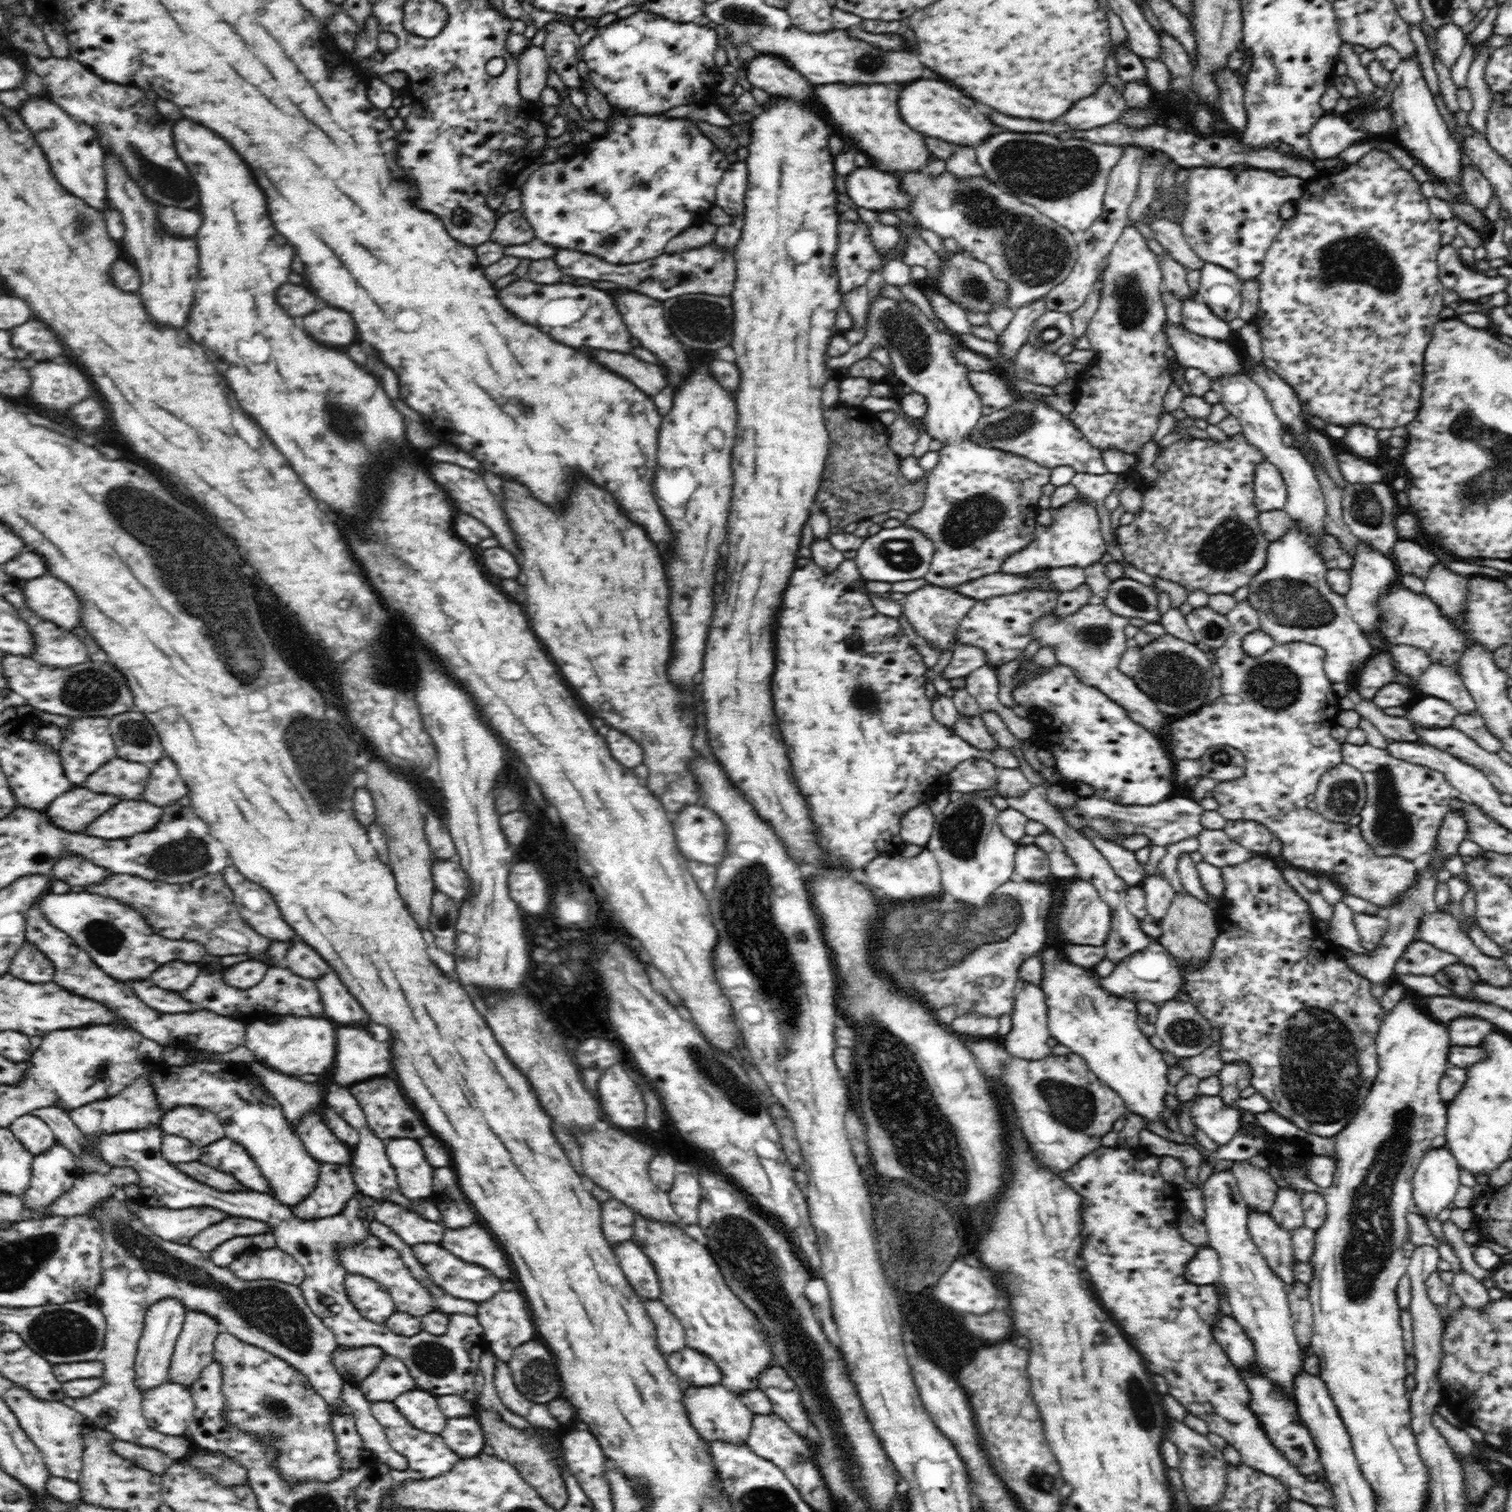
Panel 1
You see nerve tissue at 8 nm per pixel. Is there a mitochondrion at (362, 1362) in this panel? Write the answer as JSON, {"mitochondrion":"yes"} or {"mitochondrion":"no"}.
{"mitochondrion":"no"}

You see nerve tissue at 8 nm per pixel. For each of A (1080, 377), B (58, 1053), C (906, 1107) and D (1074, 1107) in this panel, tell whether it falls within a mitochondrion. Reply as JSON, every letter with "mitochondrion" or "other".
{"A":"other","B":"mitochondrion","C":"mitochondrion","D":"mitochondrion"}

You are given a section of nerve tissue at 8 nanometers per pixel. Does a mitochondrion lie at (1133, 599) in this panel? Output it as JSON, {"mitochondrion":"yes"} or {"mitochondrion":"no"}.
{"mitochondrion":"yes"}

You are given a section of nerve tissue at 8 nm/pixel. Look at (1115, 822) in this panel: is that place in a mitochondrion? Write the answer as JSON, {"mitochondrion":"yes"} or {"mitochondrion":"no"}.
{"mitochondrion":"yes"}

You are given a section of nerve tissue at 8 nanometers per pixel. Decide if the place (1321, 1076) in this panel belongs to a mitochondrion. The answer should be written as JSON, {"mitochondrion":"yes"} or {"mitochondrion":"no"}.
{"mitochondrion":"yes"}

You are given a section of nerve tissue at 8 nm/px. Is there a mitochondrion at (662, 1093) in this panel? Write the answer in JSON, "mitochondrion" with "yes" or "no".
{"mitochondrion":"no"}

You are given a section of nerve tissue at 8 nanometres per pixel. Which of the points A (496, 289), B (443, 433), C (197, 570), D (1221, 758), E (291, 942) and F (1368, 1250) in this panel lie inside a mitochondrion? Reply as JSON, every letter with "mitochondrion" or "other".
{"A":"other","B":"other","C":"mitochondrion","D":"mitochondrion","E":"other","F":"mitochondrion"}

